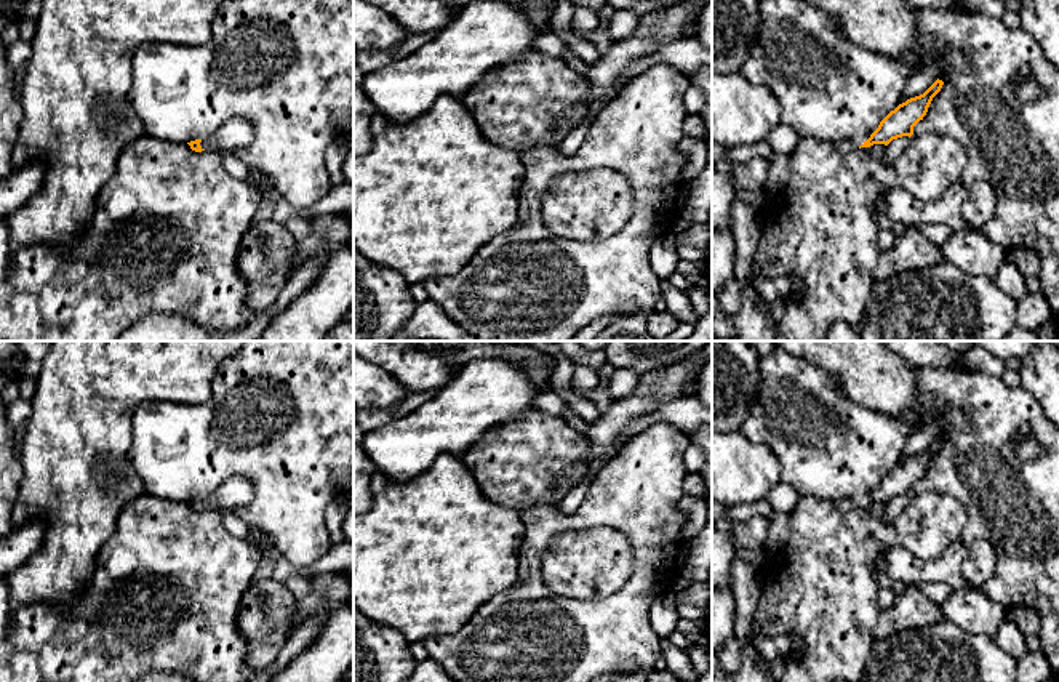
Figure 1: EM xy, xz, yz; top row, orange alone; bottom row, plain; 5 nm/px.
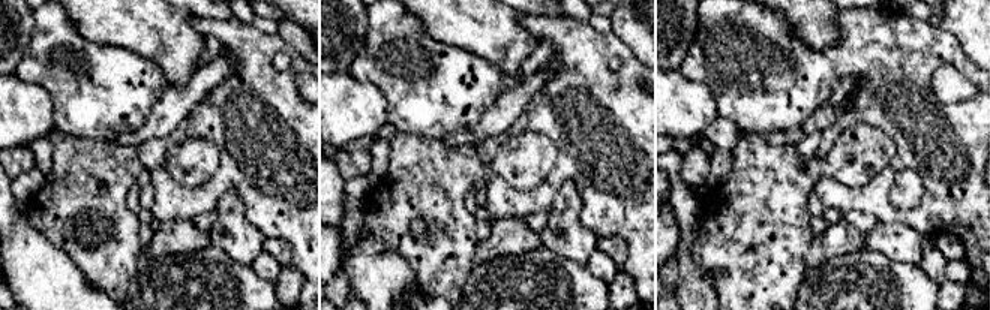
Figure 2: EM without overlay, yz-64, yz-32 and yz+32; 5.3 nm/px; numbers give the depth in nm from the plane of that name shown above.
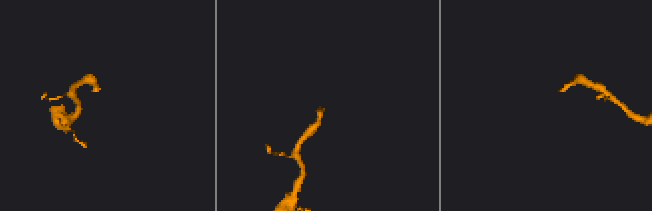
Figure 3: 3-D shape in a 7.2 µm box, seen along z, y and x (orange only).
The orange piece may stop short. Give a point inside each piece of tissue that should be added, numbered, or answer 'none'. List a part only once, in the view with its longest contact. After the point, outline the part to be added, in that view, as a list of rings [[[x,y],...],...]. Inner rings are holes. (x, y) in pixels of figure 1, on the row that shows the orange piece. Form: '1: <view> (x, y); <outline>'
1: xy (237, 132); [[[240,117],[230,118],[222,123],[216,133],[202,139],[200,146],[205,150],[229,152],[250,144],[254,139],[253,125]]]

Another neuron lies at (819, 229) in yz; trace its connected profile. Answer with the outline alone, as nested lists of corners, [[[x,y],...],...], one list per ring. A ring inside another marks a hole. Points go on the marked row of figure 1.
[[[800,138],[789,154],[789,181],[758,210],[753,269],[765,277],[795,277],[800,288],[787,303],[781,333],[787,341],[822,341],[835,320],[859,328],[875,283],[878,226],[872,208],[893,184],[893,168],[861,147],[841,152],[833,144]]]

